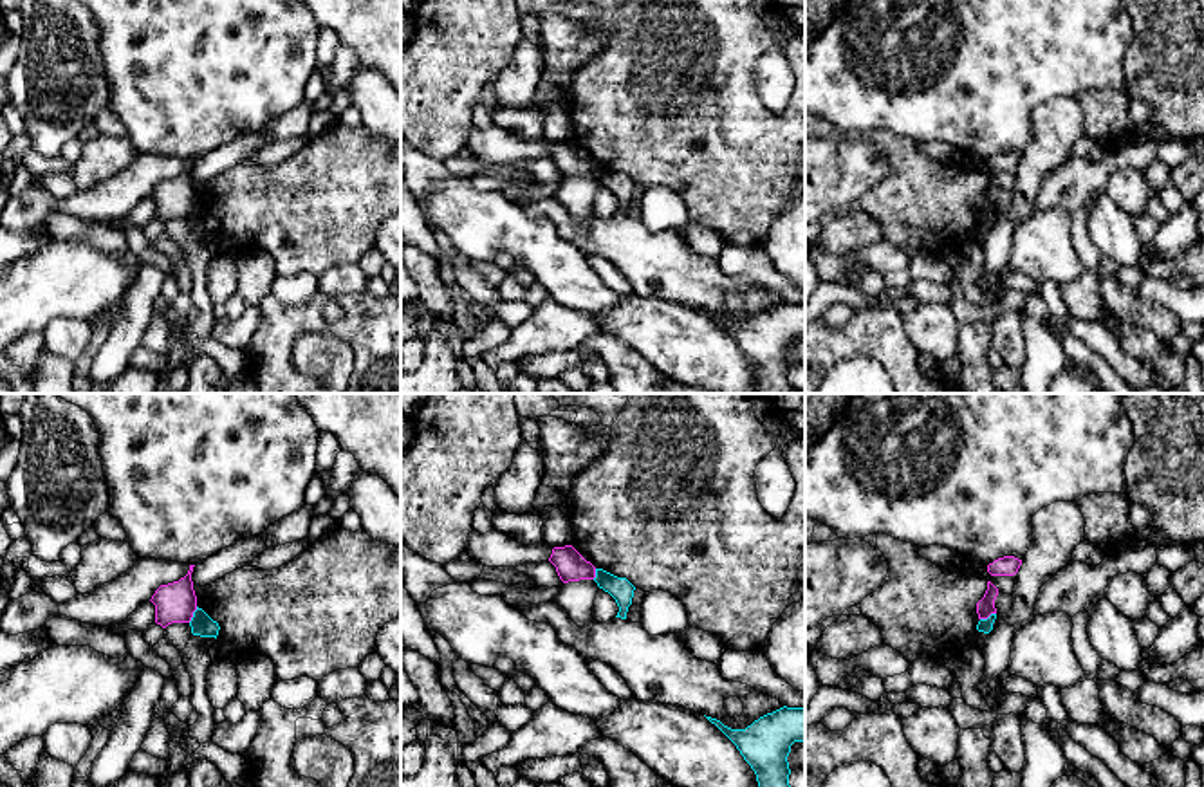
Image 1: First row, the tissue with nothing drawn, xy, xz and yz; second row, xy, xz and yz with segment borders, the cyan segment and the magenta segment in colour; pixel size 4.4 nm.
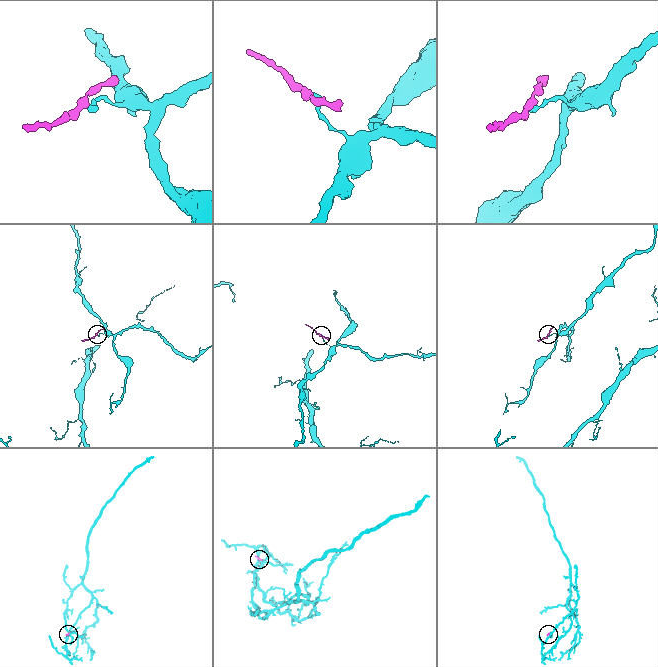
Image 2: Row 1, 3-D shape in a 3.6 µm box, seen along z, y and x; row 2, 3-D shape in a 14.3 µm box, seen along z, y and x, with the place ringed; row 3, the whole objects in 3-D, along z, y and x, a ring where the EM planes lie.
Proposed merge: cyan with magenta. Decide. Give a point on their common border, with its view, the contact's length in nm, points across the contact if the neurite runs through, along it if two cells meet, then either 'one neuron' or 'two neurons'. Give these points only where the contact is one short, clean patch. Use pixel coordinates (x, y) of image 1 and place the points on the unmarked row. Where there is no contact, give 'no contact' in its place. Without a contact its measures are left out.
meets cyan in xy at (194, 210); contact 80 nm long; border along xy (197, 203), (188, 217); two neurons

